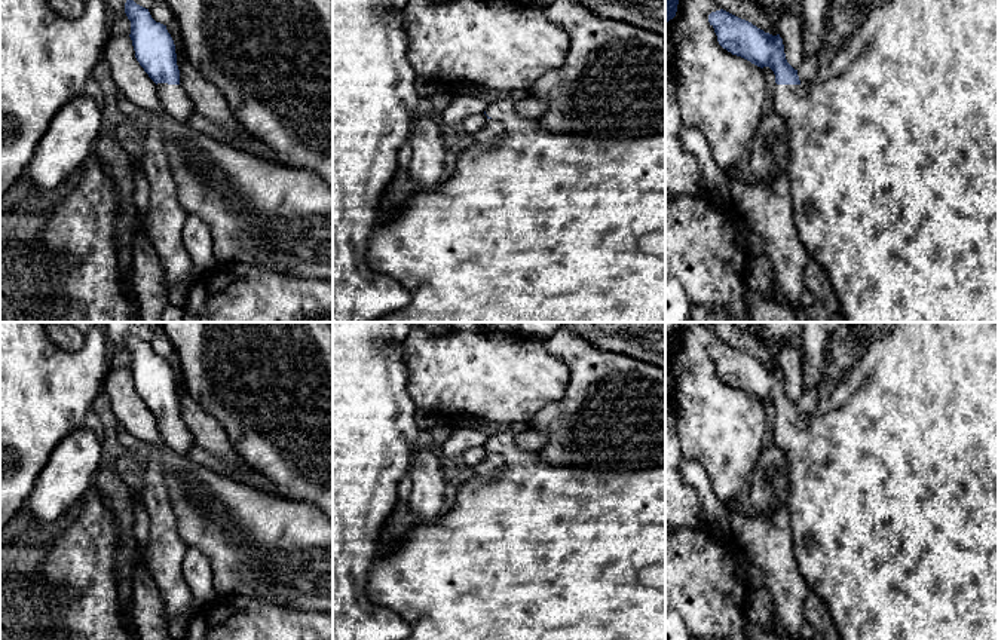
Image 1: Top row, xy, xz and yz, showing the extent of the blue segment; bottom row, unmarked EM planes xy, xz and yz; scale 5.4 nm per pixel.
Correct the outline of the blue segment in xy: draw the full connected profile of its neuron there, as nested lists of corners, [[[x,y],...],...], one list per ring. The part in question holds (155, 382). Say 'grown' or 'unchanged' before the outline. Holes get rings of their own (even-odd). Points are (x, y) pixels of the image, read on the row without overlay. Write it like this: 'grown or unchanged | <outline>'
grown | [[[131,331],[125,336],[125,346],[131,353],[129,370],[137,394],[156,416],[156,426],[168,447],[187,456],[196,440],[180,416],[175,377],[166,358],[156,355],[149,342]]]

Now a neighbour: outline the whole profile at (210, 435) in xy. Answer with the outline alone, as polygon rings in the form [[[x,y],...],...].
[[[175,377],[175,386],[180,416],[196,444],[230,468],[239,468],[244,459],[230,445],[223,426],[187,394],[184,382]]]

